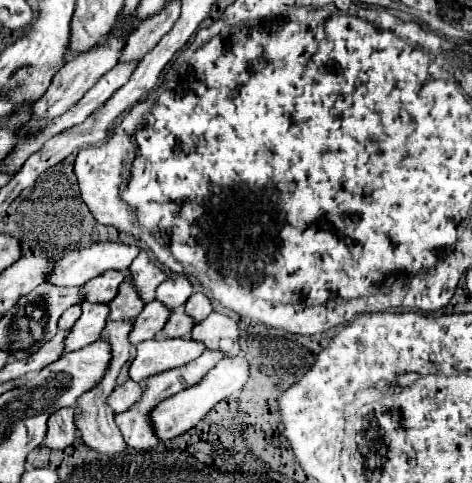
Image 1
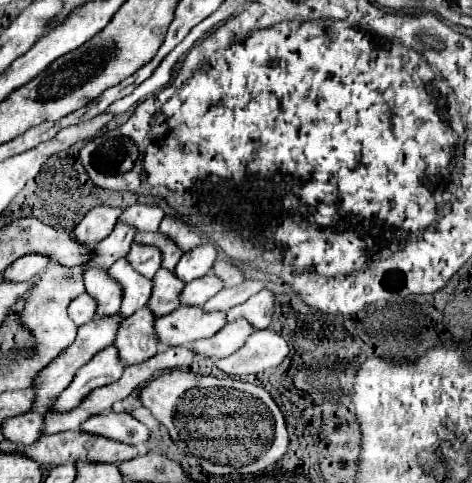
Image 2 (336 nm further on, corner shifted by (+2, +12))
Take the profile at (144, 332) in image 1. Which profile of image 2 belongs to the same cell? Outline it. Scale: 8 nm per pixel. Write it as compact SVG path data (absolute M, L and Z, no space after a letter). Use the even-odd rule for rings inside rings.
M206 274L198 280L192 280L182 288L180 292L180 306L202 306L208 298L212 298L216 292L222 290L220 278L214 274Z

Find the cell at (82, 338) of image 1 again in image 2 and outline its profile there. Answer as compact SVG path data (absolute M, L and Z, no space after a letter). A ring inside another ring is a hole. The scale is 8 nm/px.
M120 258L116 264L112 264L108 268L108 274L124 288L122 306L120 306L122 318L132 316L136 310L146 306L150 290L152 290L152 280L138 274L124 258Z

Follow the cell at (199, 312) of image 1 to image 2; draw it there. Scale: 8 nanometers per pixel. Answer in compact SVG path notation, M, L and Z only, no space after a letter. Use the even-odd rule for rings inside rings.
M216 260L216 264L212 266L212 274L220 276L220 280L224 282L224 288L230 288L244 280L242 272L232 262L226 262L226 260Z

